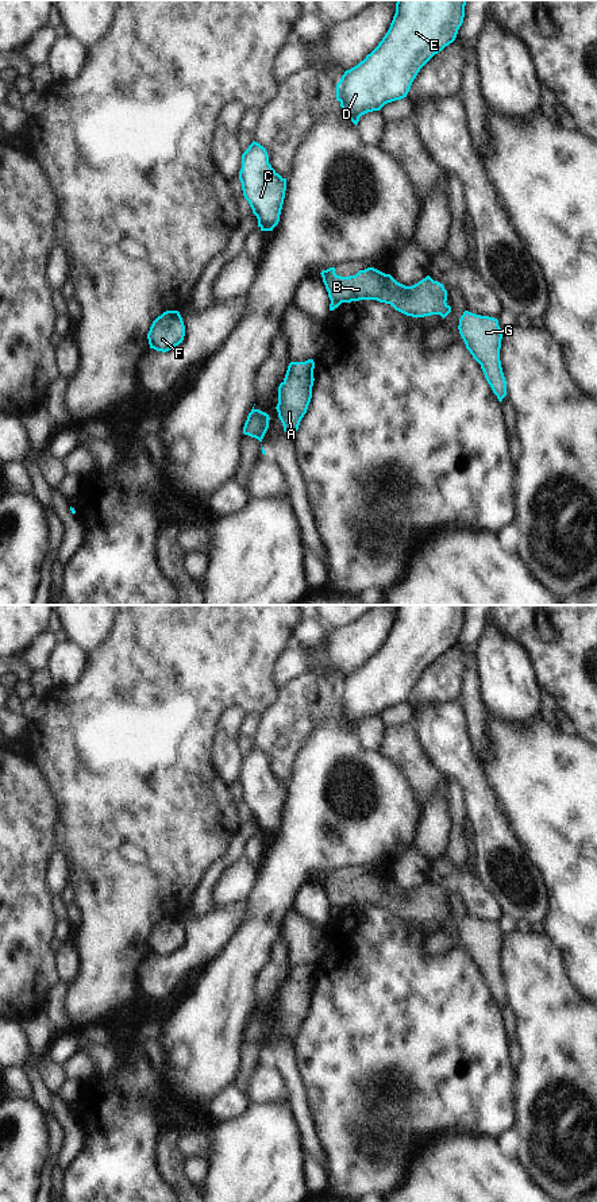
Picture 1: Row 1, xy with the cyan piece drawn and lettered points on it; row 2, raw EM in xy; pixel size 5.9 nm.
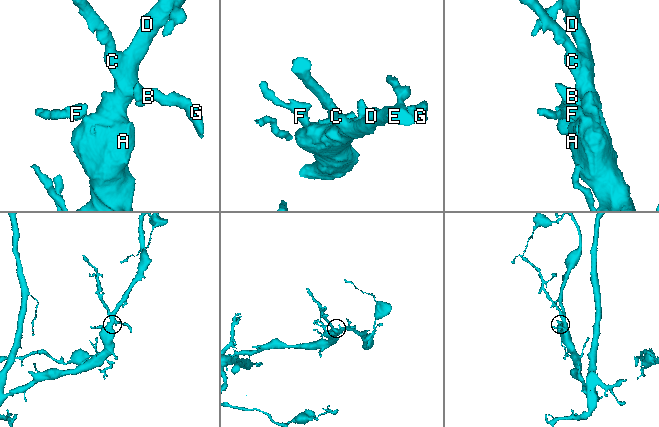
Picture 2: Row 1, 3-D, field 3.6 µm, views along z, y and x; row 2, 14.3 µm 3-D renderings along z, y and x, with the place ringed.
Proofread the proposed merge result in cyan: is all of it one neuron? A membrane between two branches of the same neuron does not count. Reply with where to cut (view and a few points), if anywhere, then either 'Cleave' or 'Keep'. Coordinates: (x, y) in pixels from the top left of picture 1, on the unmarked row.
Split along xy (331, 905), (339, 909). Cleave.

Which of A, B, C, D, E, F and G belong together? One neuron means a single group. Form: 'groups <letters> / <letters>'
groups A C D E F / B G

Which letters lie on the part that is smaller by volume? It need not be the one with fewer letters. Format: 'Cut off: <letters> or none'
Cut off: B, G.

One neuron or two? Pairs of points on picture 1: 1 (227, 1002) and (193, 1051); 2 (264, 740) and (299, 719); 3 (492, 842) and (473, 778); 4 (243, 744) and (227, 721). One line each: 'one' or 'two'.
1: one
2: one
3: one
4: two

